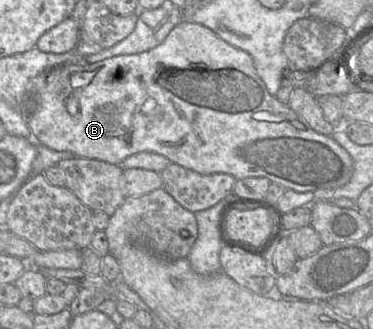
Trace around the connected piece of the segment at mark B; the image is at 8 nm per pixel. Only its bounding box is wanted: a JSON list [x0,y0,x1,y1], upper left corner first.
[27,21,353,192]

